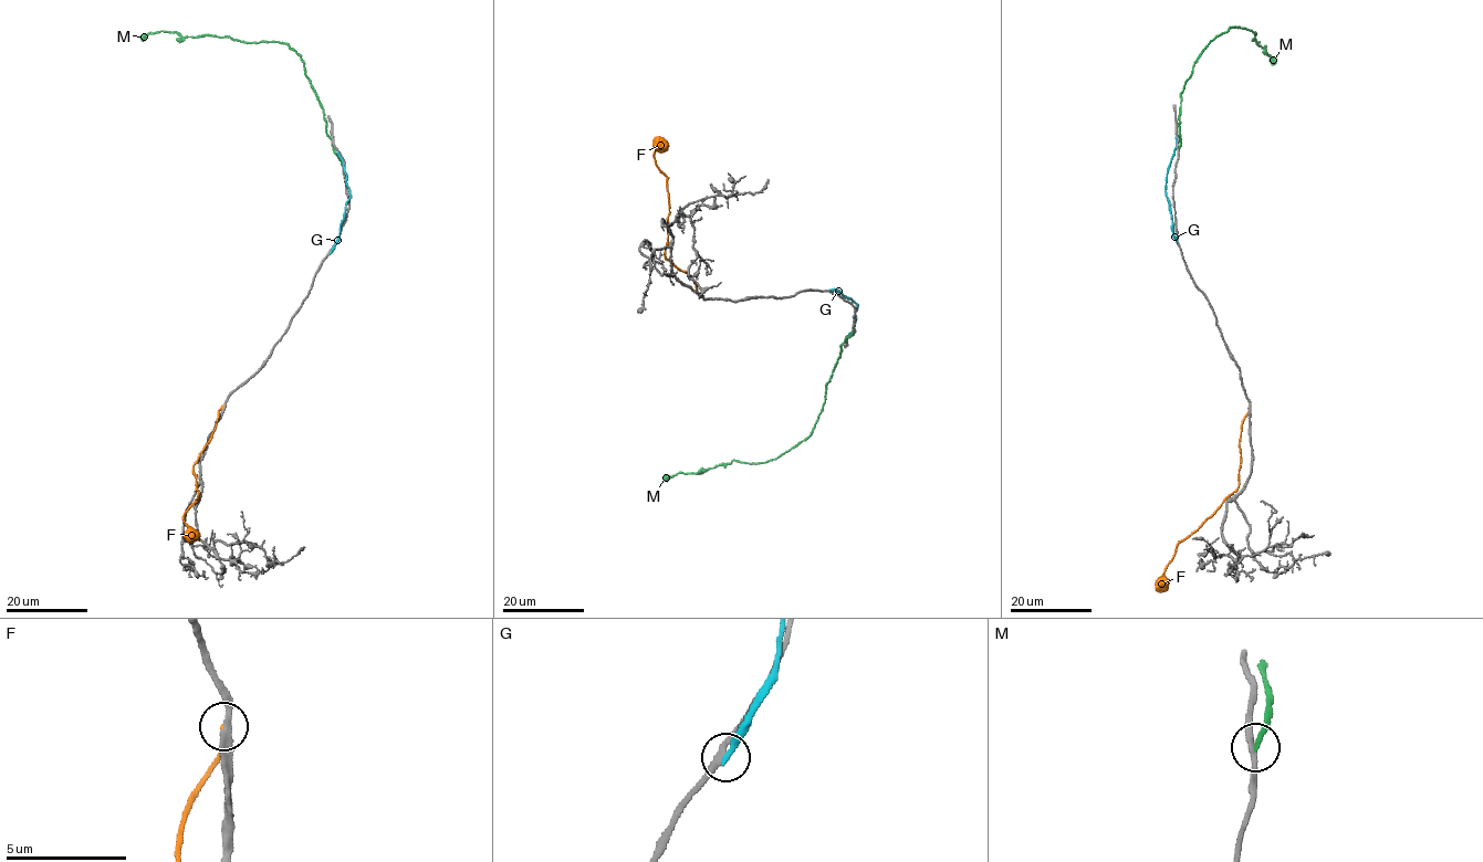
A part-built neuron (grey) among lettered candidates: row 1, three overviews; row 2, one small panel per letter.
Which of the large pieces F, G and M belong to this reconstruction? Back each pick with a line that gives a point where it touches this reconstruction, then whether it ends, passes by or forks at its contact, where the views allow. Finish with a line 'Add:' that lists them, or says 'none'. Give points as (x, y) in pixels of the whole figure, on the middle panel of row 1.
F: (702, 297) | it ends
Add: F

